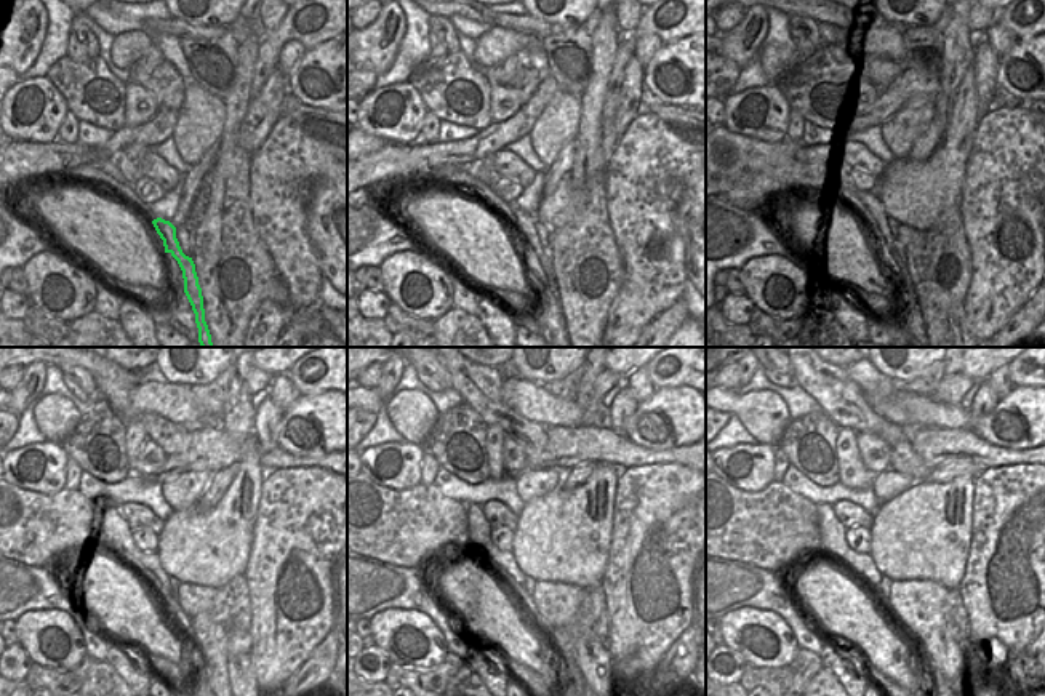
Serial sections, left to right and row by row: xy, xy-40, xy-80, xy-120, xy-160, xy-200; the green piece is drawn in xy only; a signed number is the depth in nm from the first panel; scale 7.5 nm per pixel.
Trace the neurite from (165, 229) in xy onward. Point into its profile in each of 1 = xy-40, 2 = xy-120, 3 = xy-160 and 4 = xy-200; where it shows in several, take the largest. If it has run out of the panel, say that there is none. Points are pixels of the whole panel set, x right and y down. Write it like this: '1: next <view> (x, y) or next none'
1: next xy-40 (524, 223)
2: next xy-120 (120, 536)
3: next xy-160 (479, 541)
4: next xy-200 (831, 532)

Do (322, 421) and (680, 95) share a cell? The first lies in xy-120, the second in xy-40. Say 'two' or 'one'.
one

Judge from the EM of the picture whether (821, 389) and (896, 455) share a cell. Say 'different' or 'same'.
same

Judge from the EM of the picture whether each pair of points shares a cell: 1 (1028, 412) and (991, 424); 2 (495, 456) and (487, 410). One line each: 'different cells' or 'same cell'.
1: same cell
2: different cells

